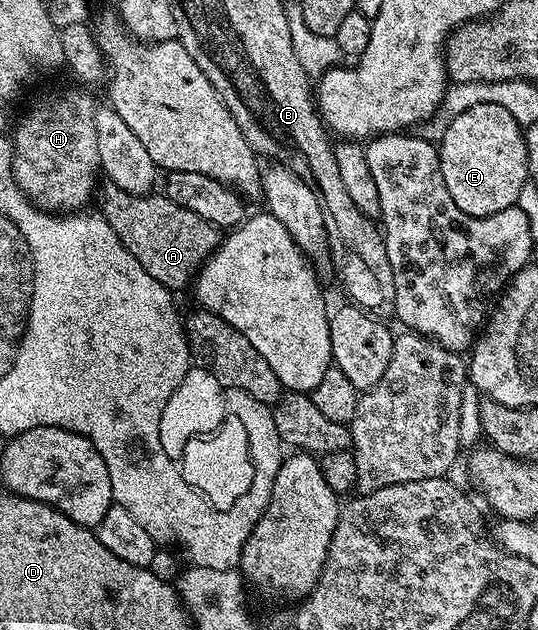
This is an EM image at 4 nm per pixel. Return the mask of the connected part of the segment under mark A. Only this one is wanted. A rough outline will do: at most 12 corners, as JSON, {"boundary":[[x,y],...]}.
{"boundary":[[101,184],[100,214],[171,289],[189,288],[219,228],[164,193]]}

